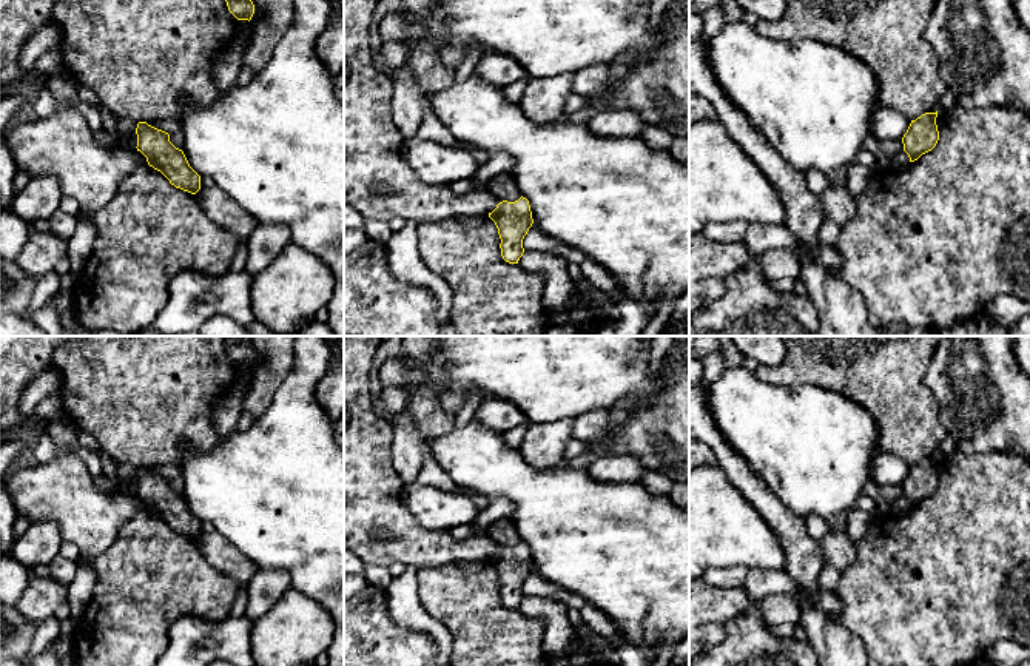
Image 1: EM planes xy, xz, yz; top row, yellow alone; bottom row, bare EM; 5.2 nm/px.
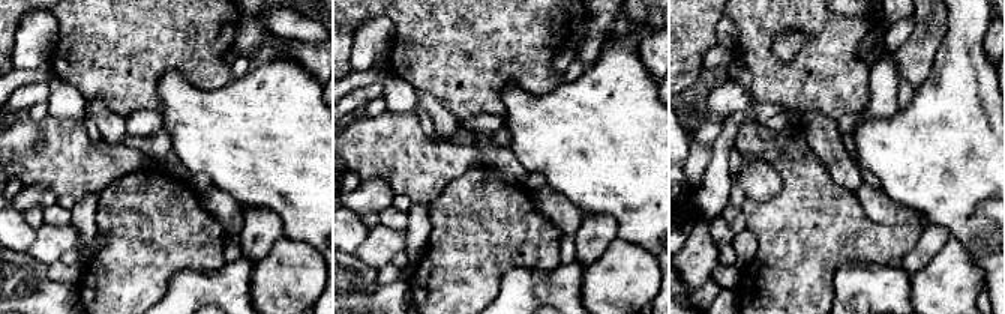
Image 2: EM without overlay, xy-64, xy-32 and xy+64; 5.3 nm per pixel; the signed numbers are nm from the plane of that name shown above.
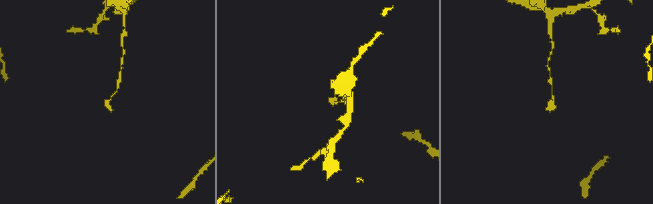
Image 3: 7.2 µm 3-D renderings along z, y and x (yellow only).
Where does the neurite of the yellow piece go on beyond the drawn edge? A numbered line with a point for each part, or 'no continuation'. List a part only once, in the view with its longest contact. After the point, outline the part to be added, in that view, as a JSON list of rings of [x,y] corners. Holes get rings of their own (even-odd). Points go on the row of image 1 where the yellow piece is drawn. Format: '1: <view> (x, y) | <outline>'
no continuation

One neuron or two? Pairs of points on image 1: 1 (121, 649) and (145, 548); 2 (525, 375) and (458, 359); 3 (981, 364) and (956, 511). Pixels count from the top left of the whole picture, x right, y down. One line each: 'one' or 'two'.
1: one
2: one
3: two

